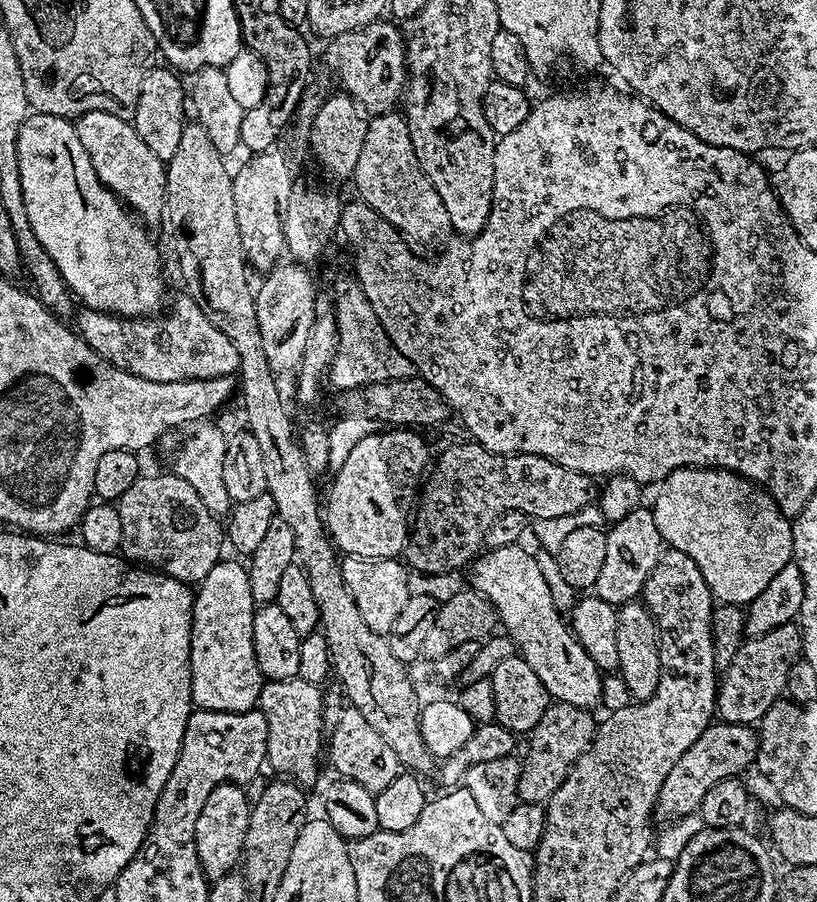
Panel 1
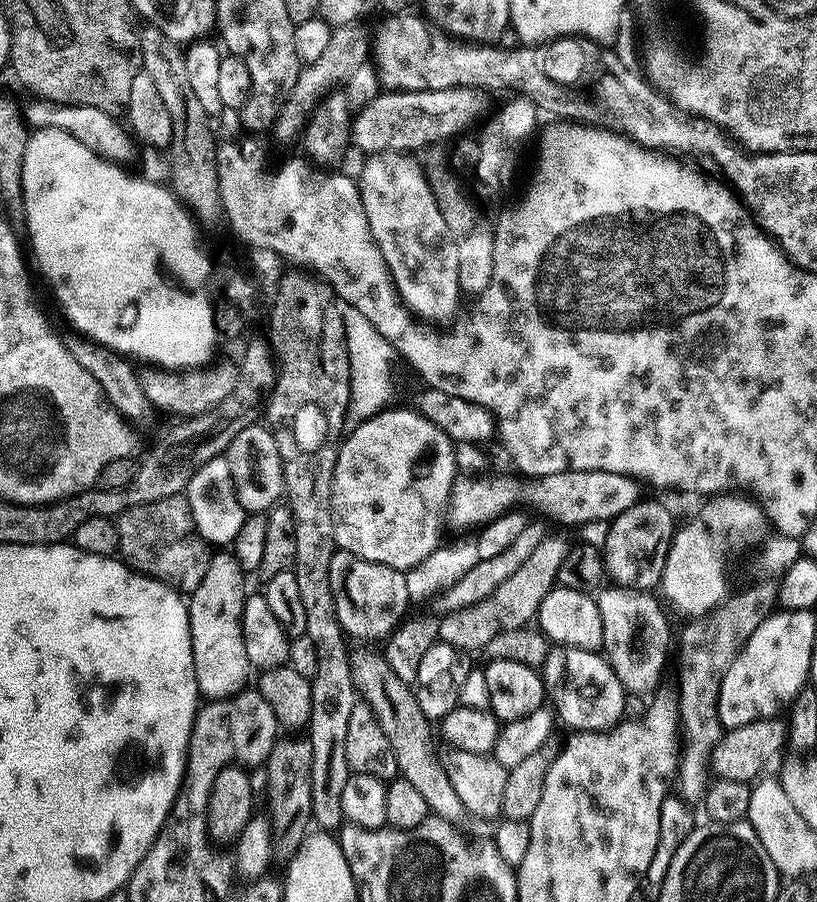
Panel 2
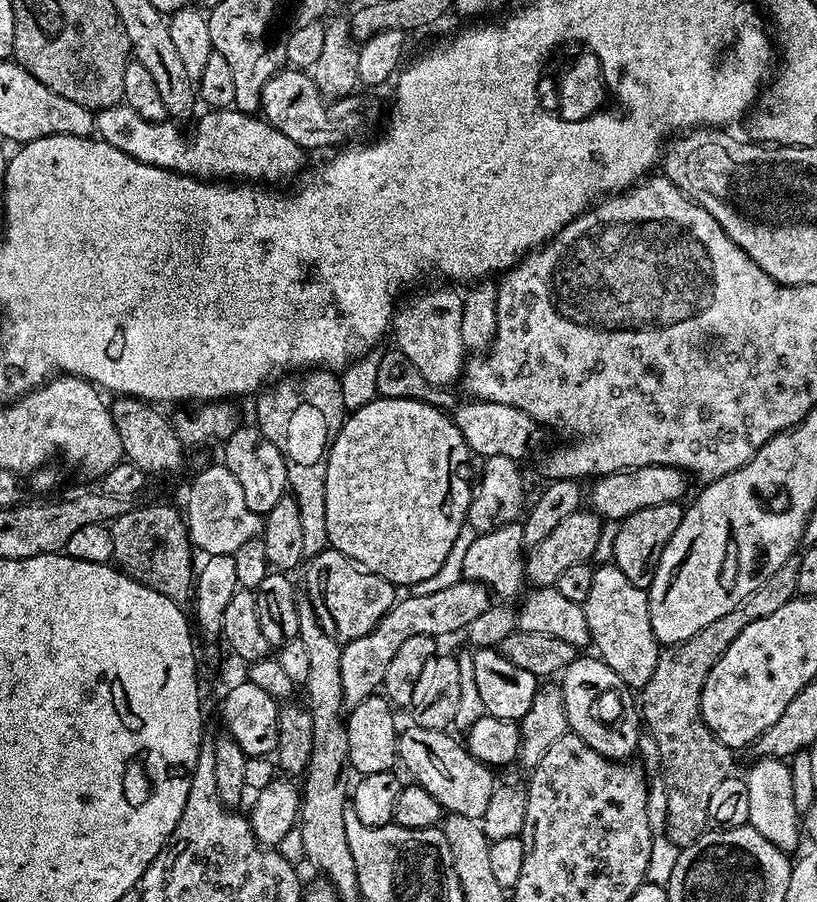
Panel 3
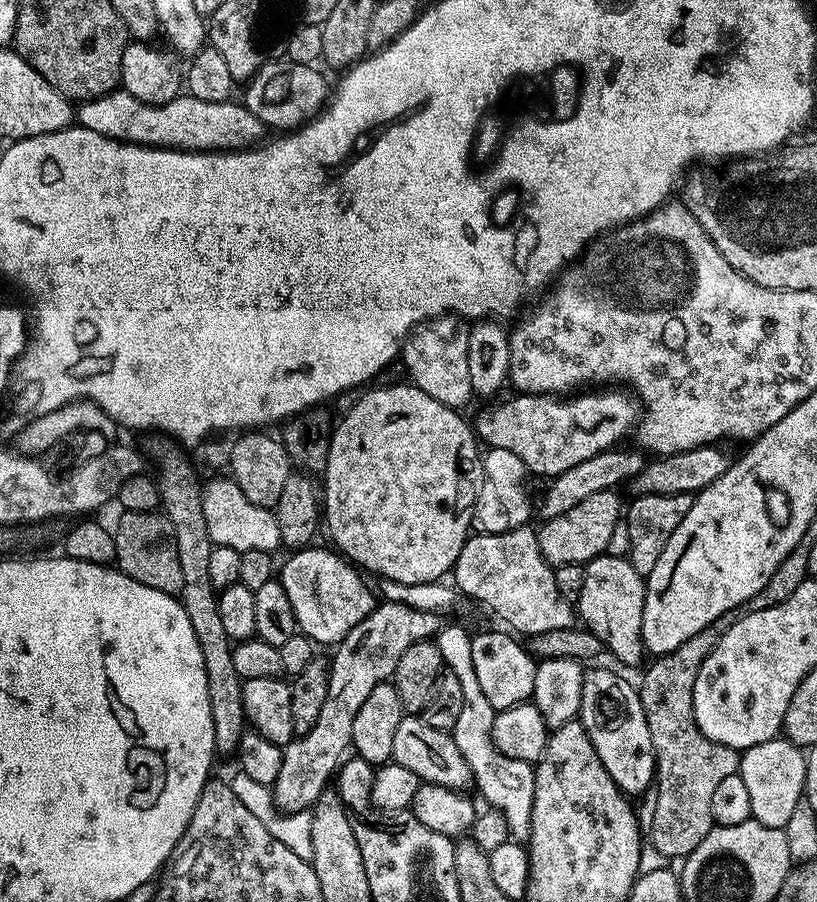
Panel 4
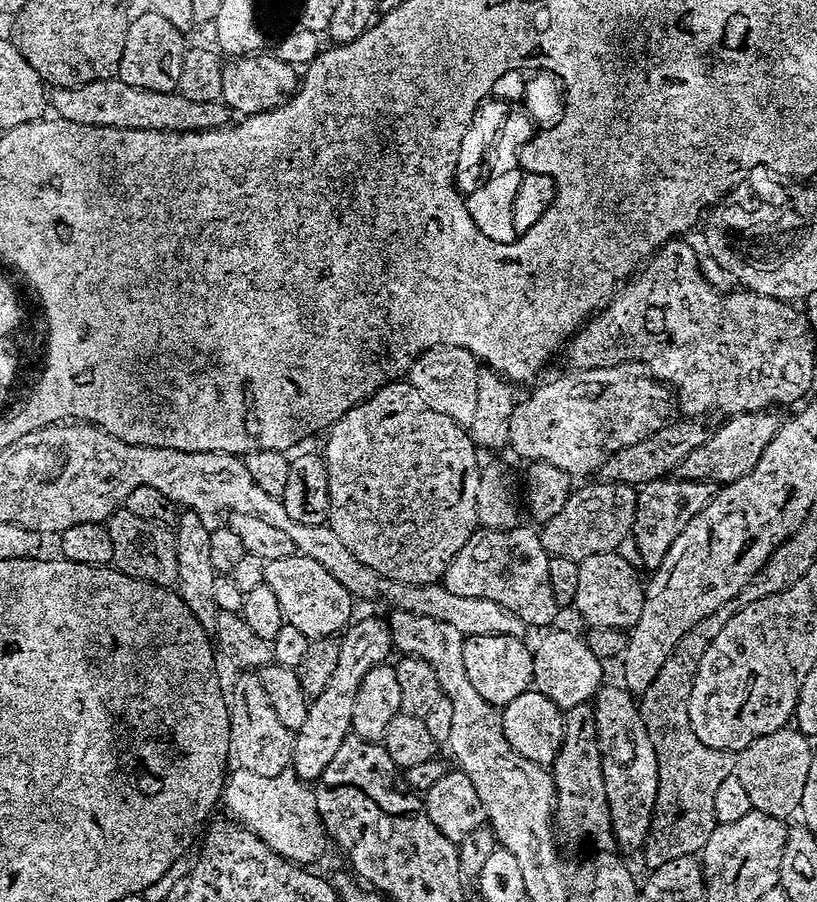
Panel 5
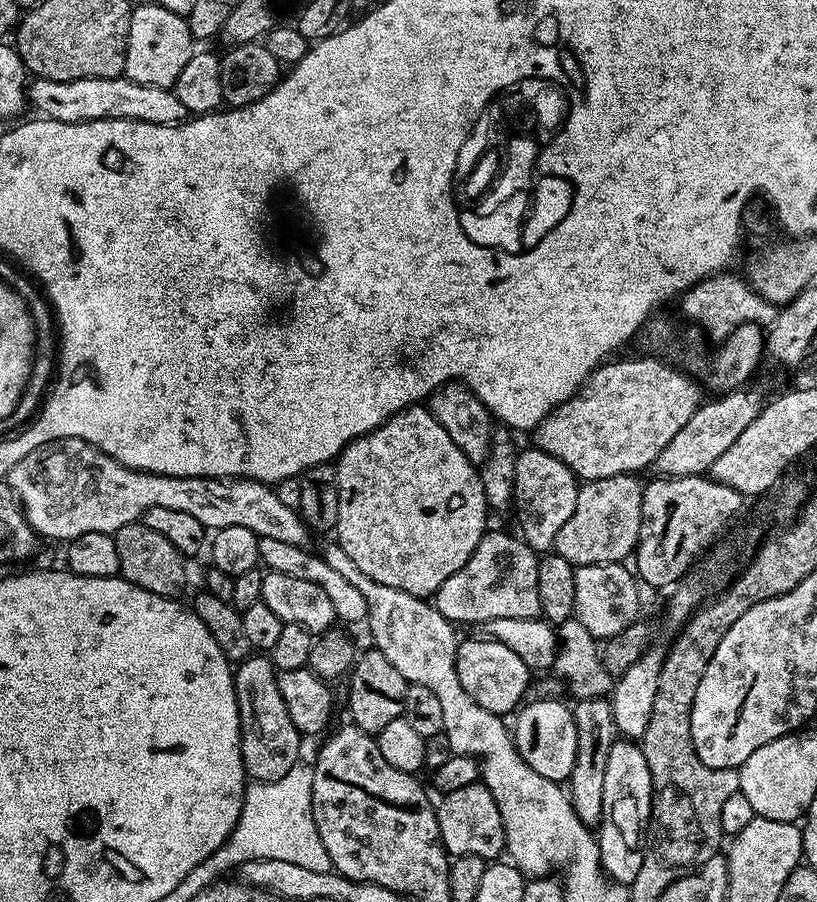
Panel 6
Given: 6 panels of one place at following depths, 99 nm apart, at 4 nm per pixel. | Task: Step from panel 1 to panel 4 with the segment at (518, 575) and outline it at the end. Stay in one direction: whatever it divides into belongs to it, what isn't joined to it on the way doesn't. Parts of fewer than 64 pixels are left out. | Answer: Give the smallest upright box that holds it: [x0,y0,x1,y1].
[580,668,656,798]

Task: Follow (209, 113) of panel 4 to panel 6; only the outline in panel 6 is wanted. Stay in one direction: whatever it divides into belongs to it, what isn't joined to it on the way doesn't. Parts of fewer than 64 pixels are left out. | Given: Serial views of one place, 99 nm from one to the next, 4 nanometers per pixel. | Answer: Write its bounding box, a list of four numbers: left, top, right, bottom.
[26,76,186,124]

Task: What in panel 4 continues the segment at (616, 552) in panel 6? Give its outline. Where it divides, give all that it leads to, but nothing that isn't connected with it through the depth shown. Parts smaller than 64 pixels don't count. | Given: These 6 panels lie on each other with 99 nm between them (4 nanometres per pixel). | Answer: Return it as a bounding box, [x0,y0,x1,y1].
[538,490,622,566]

